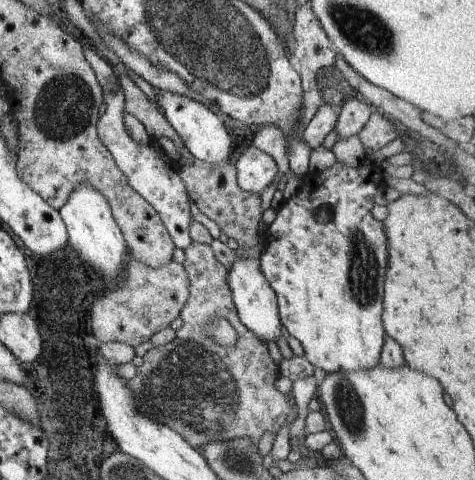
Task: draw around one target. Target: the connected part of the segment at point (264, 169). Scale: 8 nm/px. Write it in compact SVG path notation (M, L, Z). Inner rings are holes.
M250 146L235 165L238 187L249 194L261 193L274 184L279 174L276 162L258 148Z

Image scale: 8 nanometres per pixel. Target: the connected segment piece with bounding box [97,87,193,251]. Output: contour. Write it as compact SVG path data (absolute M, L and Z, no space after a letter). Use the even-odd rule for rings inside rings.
M120 89L115 94L104 90L103 102L106 103L106 112L99 117L97 132L102 145L114 158L116 165L125 175L130 186L147 201L160 216L166 226L174 245L187 250L192 244L189 229L193 218L190 214L190 200L182 178L179 176L178 167L174 167L158 156L152 144L135 142L126 131L123 115L125 114L125 98Z

